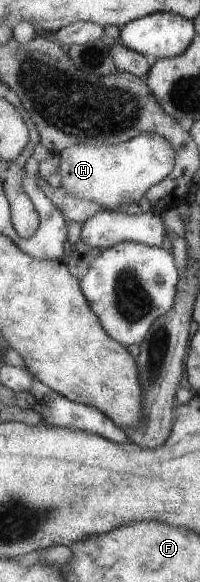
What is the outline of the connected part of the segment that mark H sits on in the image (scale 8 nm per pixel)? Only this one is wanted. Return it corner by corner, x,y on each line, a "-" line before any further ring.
143,133
118,145
73,145
58,156
61,187
72,197
90,200
115,211
121,205
138,203
151,187
161,183
174,168
177,150
165,137

